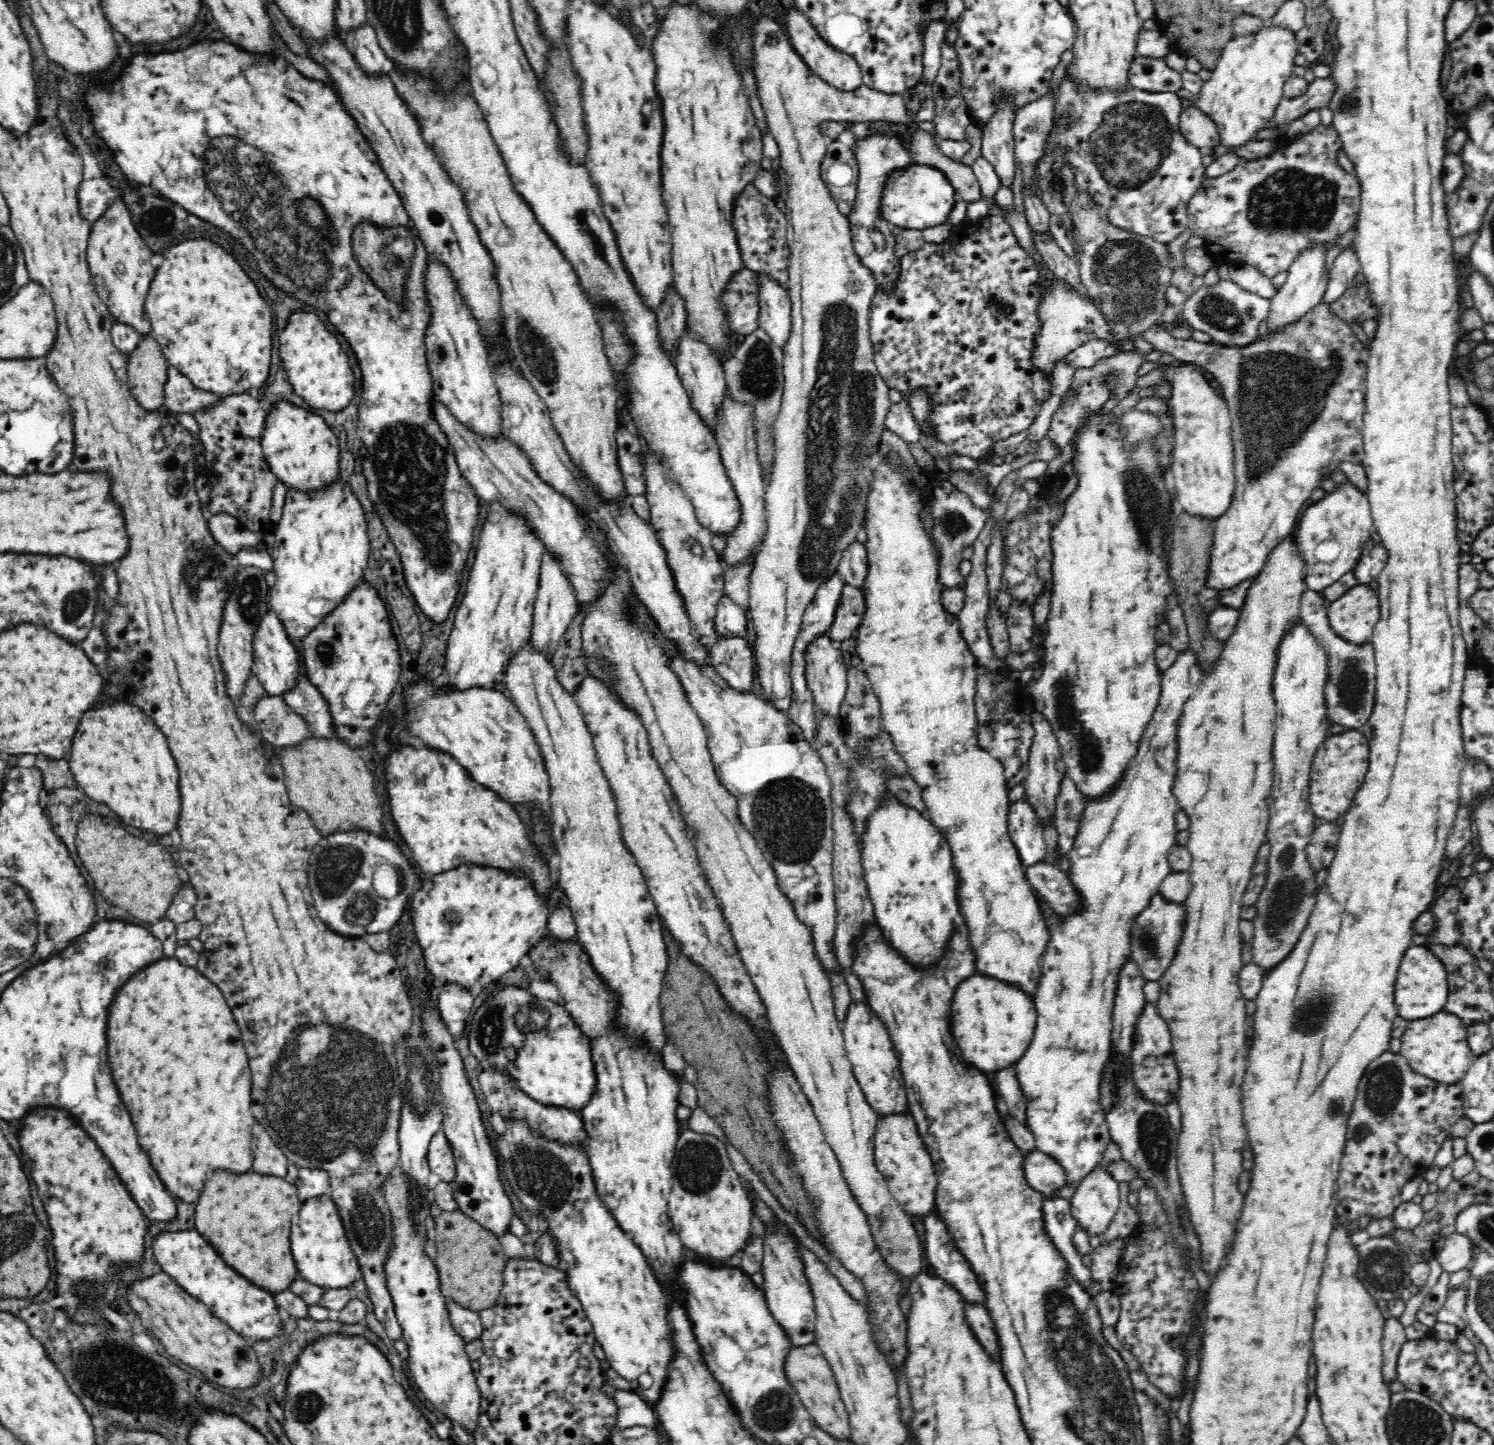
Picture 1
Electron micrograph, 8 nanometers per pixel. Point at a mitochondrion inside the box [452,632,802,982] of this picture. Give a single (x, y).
(606, 663)

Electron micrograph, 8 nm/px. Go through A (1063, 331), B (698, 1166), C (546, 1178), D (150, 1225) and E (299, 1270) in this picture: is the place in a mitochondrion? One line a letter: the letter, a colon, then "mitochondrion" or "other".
A: other
B: mitochondrion
C: mitochondrion
D: other
E: other

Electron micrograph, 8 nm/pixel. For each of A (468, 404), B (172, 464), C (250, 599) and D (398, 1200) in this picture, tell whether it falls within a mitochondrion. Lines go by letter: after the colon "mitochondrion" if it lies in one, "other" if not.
A: other
B: other
C: mitochondrion
D: mitochondrion

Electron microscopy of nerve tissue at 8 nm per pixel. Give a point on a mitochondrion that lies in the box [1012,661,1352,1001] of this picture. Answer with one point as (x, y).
(1281, 908)

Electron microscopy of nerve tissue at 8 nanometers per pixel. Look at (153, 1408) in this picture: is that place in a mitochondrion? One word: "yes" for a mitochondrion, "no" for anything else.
yes

